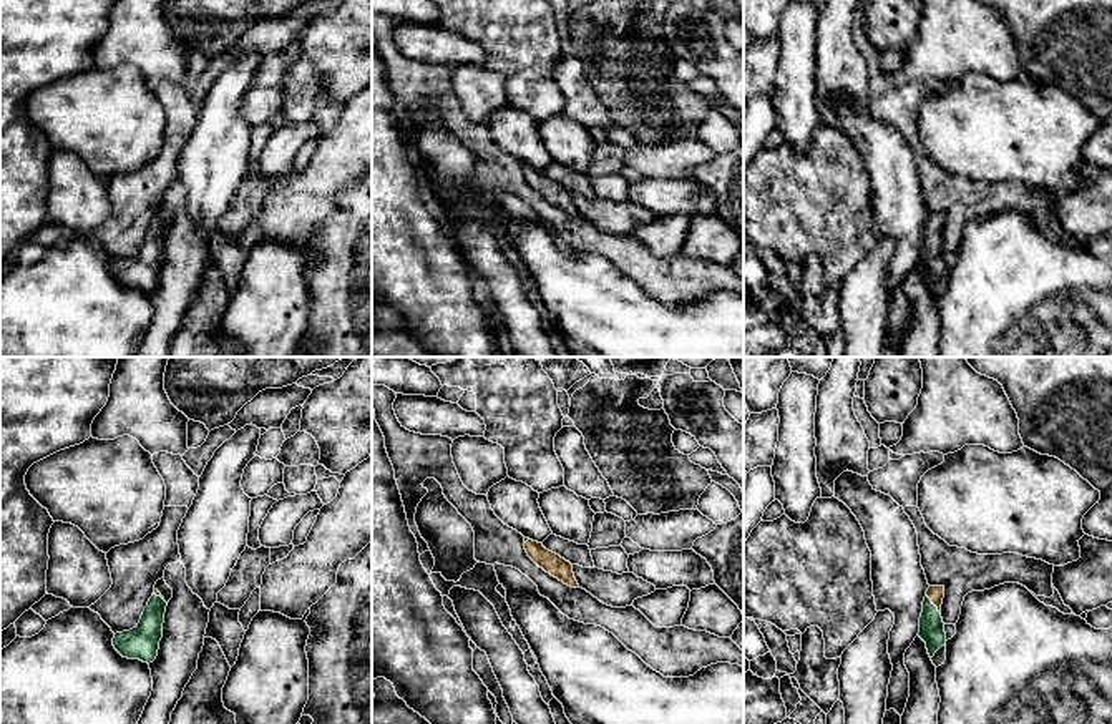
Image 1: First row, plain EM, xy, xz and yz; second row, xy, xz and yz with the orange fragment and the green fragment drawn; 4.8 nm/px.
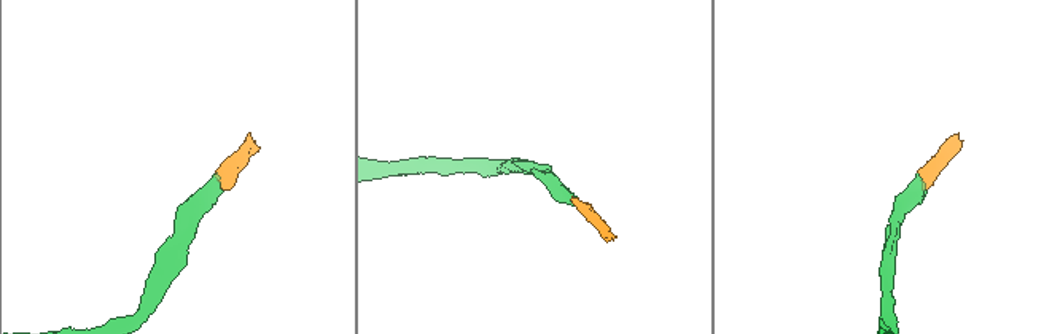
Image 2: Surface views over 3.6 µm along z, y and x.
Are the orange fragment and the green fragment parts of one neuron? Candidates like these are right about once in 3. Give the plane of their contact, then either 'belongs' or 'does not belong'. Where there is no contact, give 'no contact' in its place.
contact in yz; belongs

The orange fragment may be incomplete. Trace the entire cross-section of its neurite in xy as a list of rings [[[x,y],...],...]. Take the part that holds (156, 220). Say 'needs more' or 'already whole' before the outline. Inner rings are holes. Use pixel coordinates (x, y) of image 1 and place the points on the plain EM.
needs more; [[[154,218],[144,236],[136,256],[116,261],[113,266],[115,277],[128,287],[153,291],[158,284],[159,269],[163,266],[163,251],[168,231],[161,221]]]

